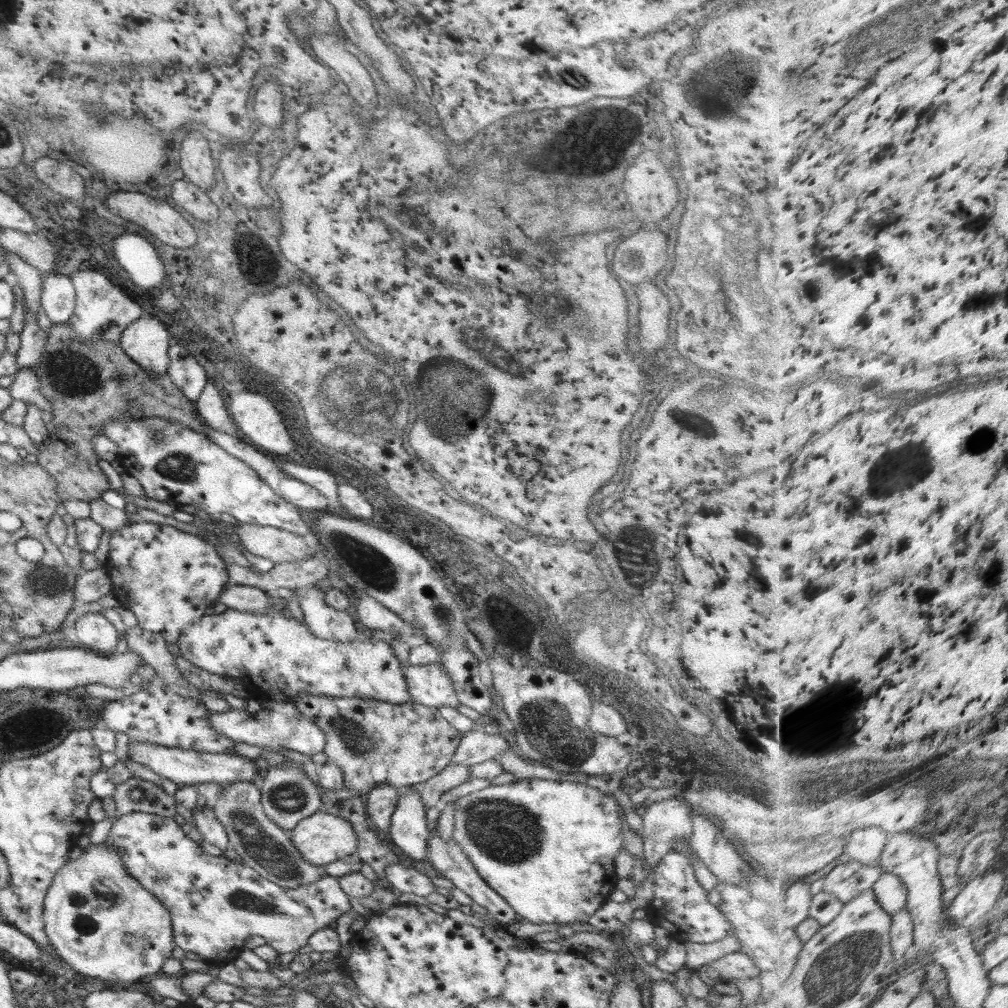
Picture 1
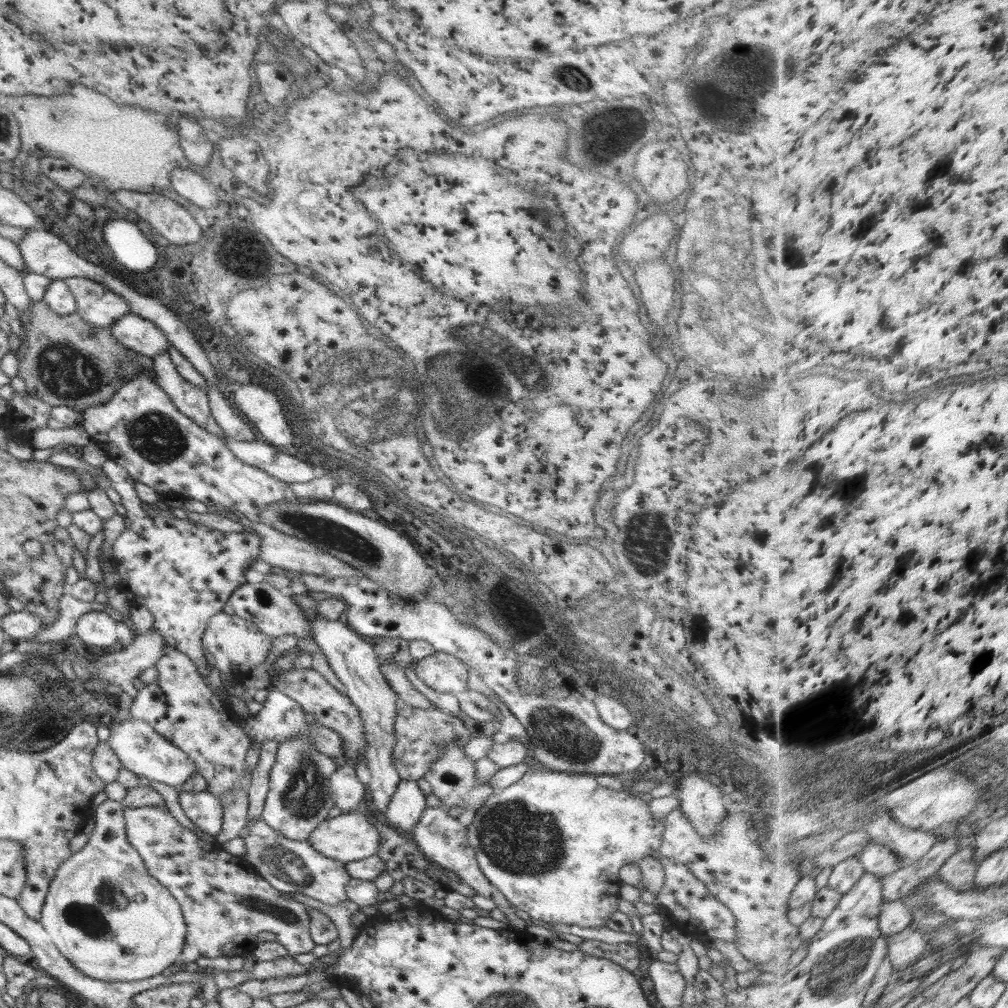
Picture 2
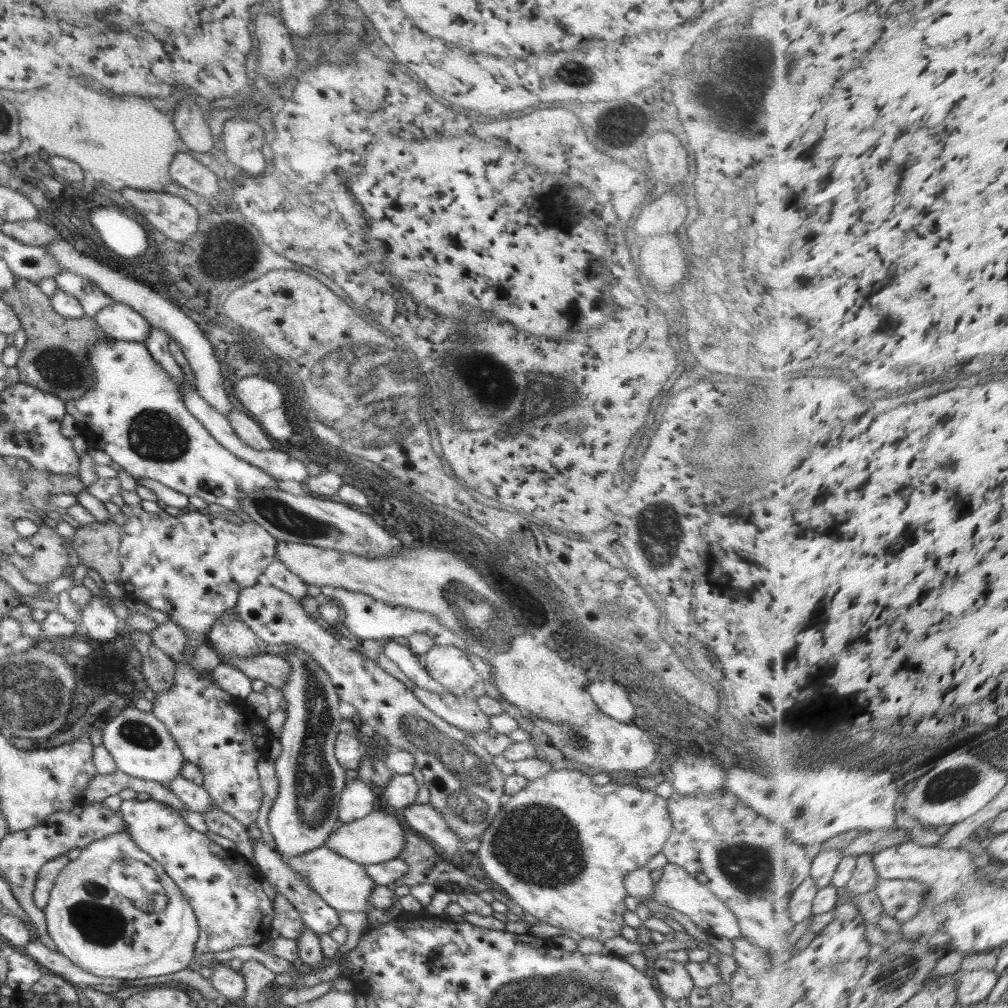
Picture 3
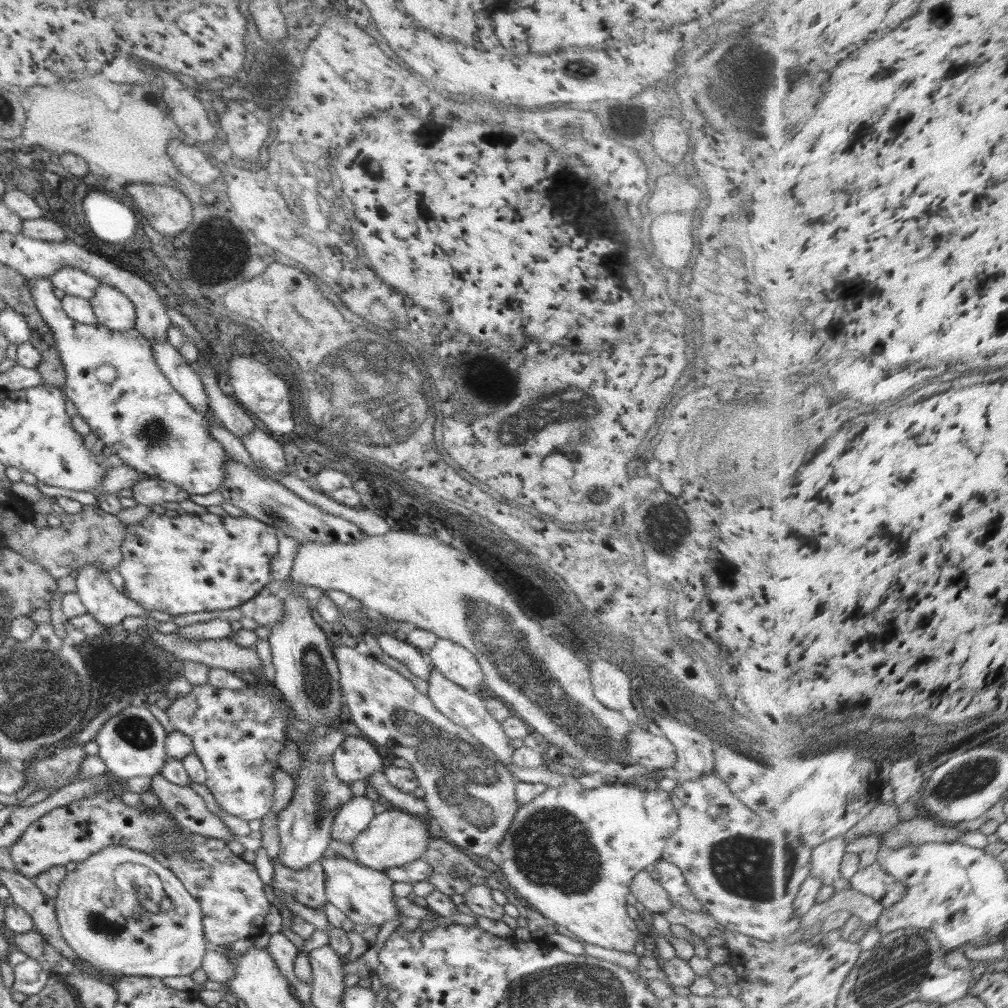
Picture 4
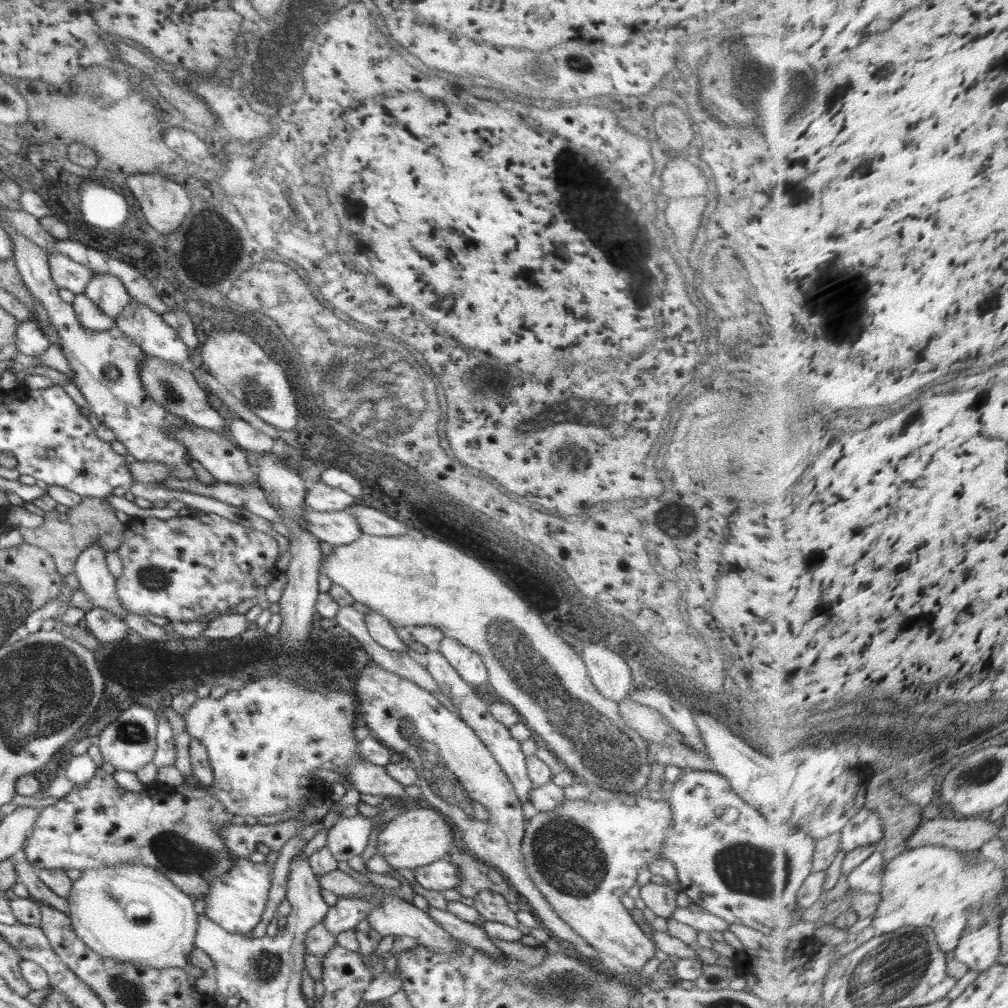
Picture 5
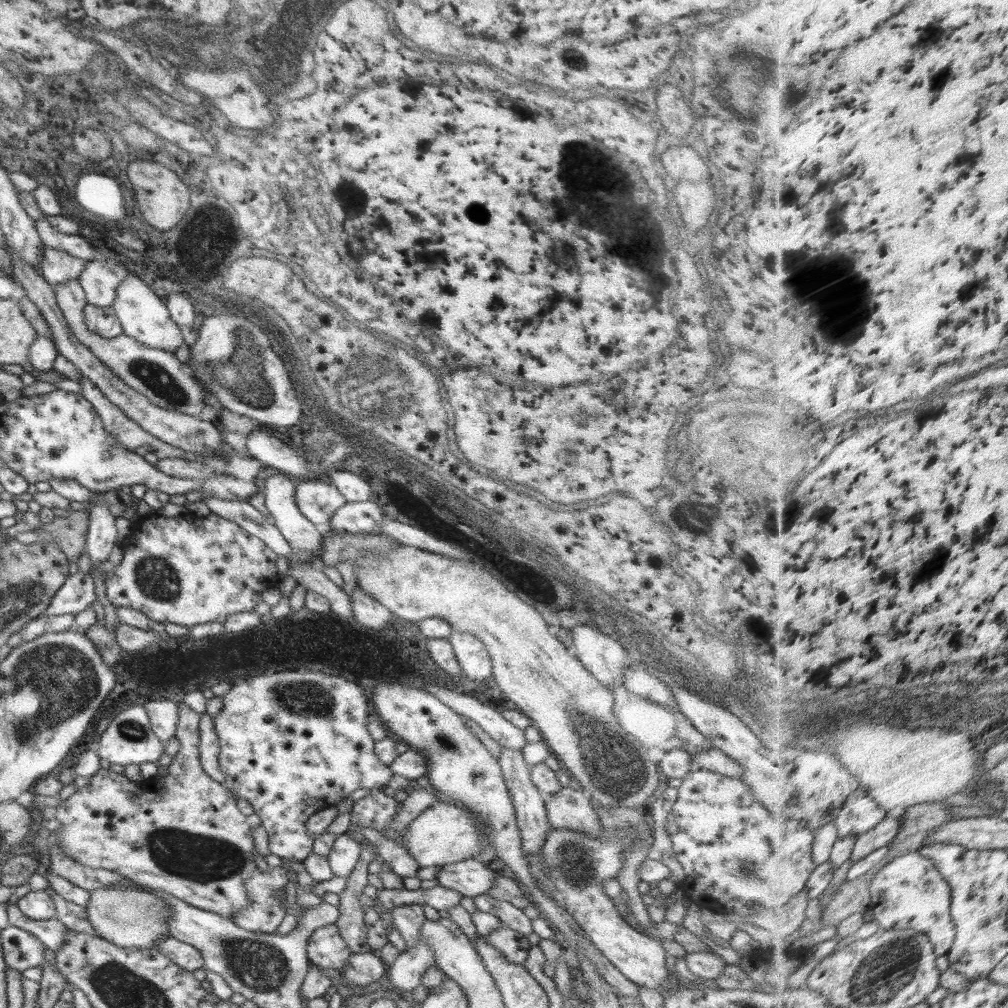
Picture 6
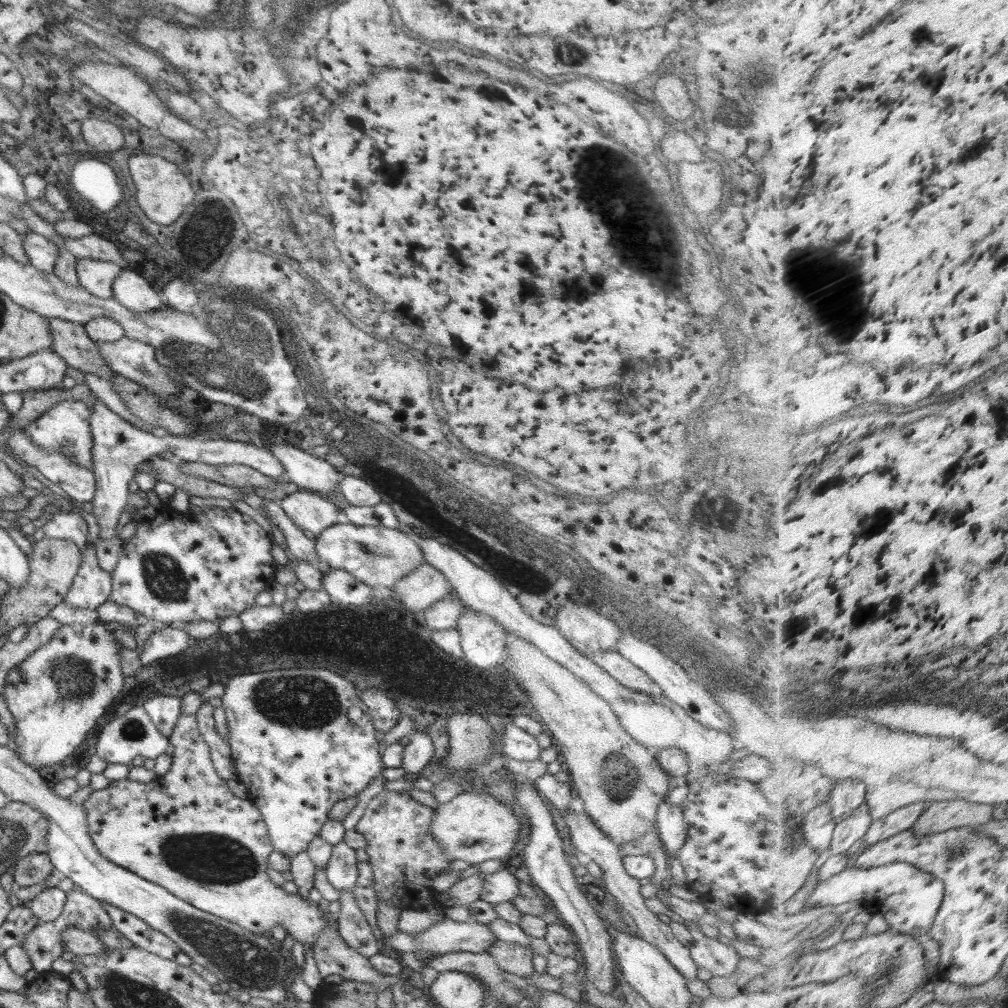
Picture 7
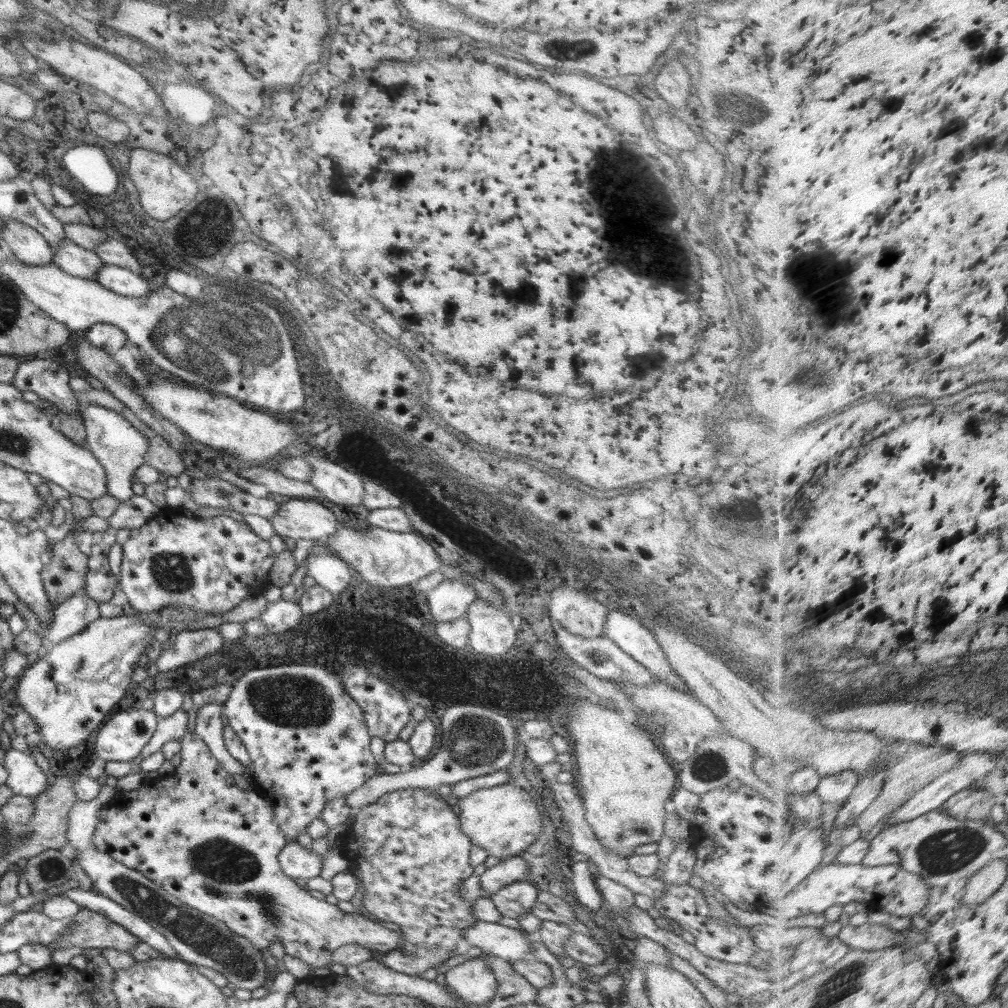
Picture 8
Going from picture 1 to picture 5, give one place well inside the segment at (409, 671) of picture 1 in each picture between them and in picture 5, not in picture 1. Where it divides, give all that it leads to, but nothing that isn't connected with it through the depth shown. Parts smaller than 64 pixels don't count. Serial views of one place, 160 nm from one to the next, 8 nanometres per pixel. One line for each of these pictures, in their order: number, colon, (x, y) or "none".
2: (442, 672)
3: (448, 665)
4: (456, 663)
5: (468, 664)

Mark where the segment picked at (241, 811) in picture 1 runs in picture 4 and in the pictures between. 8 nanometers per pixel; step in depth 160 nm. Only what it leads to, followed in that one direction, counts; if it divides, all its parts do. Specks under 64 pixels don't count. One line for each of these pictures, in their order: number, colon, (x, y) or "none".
2: (289, 866)
3: (344, 884)
4: (365, 895)

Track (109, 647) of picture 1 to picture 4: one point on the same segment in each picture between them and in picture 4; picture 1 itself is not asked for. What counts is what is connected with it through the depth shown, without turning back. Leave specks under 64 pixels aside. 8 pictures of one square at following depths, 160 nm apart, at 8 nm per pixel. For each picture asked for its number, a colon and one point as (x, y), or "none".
2: (97, 628)
3: (99, 621)
4: (103, 601)

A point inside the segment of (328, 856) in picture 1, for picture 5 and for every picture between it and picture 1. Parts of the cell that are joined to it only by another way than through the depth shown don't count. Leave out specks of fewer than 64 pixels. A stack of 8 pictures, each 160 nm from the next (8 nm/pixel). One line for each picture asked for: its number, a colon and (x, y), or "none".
2: (347, 838)
3: (379, 837)
4: (393, 838)
5: (420, 836)

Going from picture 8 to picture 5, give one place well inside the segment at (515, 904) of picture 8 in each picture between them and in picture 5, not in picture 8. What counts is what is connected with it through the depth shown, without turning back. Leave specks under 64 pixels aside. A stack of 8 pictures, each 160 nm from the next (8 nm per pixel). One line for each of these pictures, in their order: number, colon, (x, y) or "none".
5: (441, 874)
6: (470, 877)
7: (501, 886)

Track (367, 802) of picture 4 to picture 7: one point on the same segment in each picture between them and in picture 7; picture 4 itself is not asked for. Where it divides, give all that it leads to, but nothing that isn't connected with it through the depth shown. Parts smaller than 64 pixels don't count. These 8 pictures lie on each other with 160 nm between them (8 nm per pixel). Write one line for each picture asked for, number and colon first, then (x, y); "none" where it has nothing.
5: (349, 837)
6: (345, 852)
7: (341, 870)

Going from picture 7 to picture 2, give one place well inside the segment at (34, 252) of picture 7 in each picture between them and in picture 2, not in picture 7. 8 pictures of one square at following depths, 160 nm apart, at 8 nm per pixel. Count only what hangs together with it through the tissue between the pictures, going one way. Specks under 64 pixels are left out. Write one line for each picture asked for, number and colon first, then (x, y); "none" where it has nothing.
2: (98, 307)
3: (92, 298)
4: (74, 282)
5: (66, 273)
6: (56, 266)

